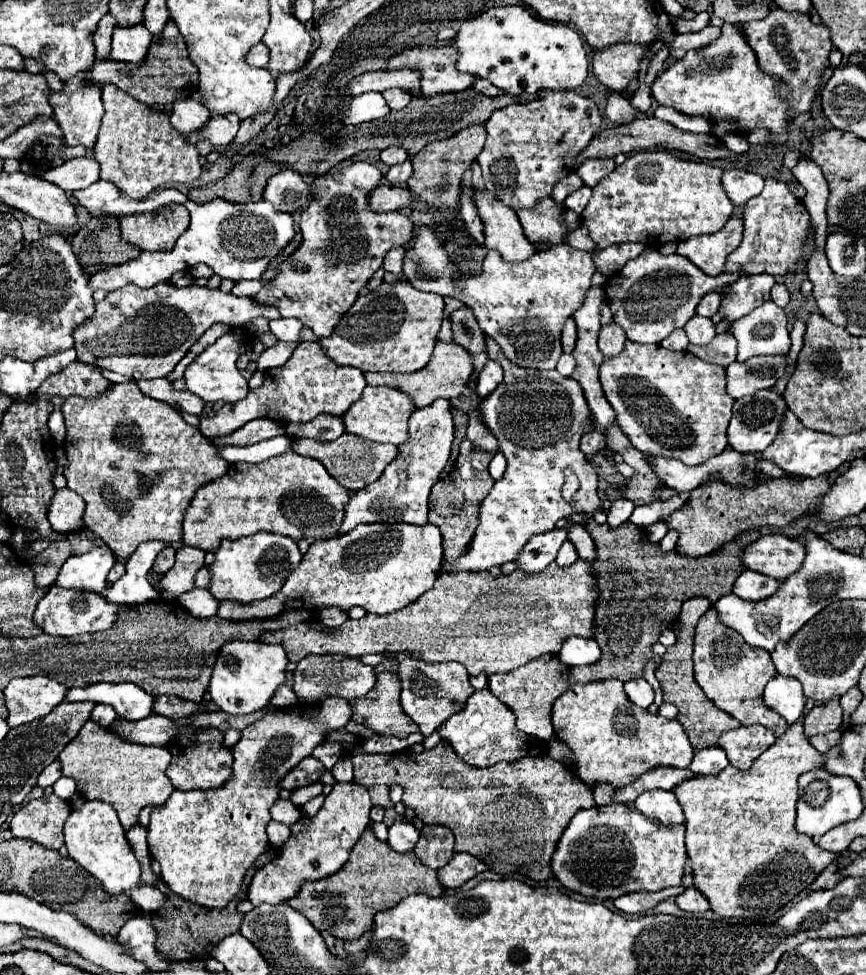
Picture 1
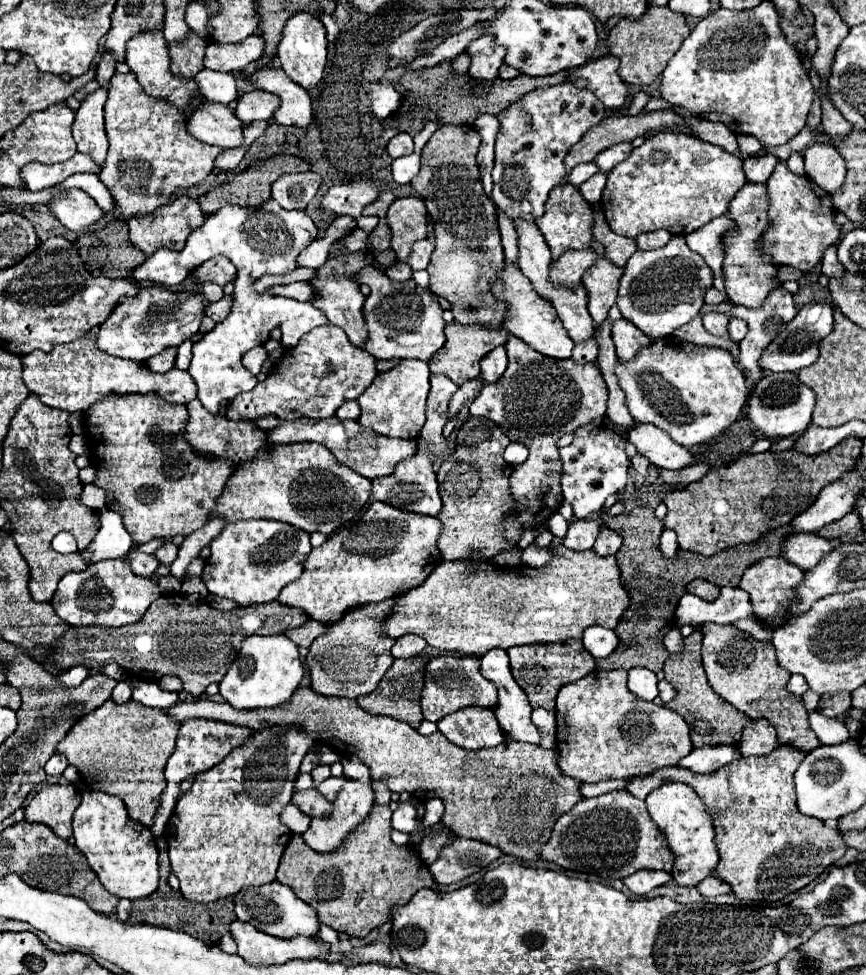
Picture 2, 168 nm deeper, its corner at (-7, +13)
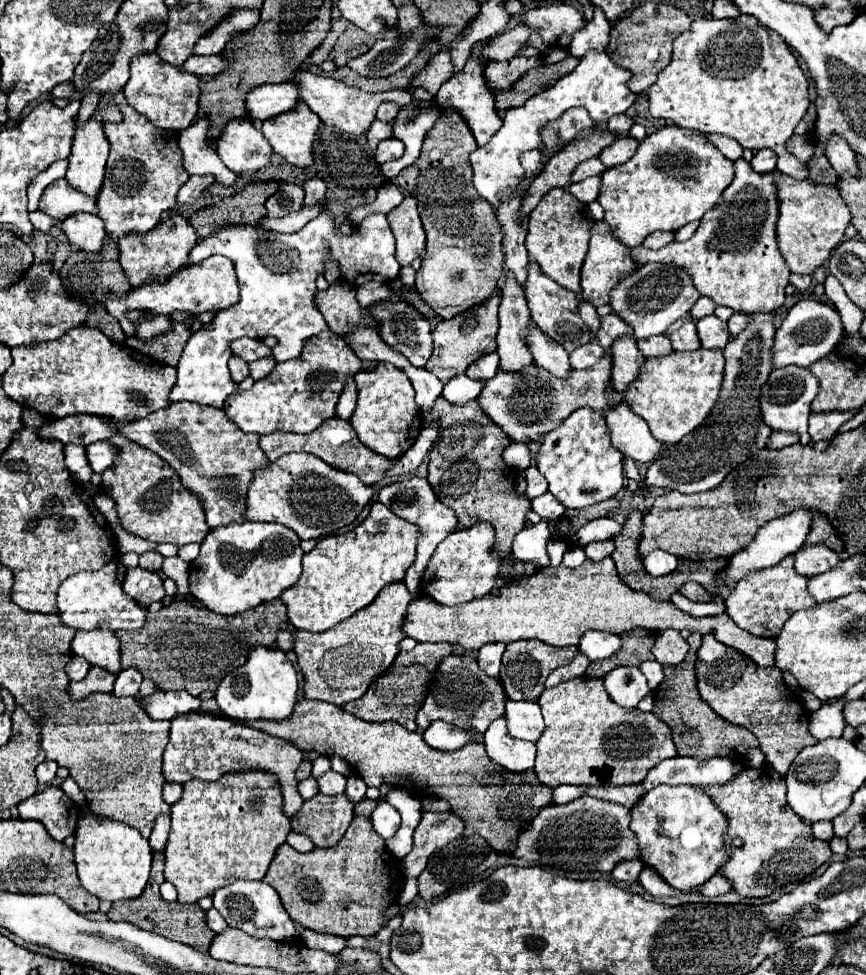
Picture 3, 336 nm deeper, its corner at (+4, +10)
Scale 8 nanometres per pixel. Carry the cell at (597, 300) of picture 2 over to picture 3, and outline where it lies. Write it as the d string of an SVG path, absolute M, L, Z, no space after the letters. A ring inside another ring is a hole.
M597 221L591 227L591 241L589 241L589 253L585 257L583 269L581 269L581 287L583 287L583 299L593 303L595 307L609 303L609 293L633 271L637 271L637 263L631 255L631 251L619 243L619 239L613 235L611 227L605 221Z

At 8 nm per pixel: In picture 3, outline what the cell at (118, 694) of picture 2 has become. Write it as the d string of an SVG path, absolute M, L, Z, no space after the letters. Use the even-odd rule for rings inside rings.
M127 667L117 675L113 693L119 695L119 697L125 697L125 695L135 697L139 687L141 687L141 681L143 681L143 675L139 673L139 669L137 667Z

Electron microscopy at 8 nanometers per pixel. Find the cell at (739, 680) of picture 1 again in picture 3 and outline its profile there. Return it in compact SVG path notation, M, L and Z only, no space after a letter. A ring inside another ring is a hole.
M713 635L703 637L703 645L697 653L697 687L701 699L725 721L741 725L755 733L761 751L765 753L767 765L771 765L779 775L785 775L793 759L807 745L815 745L817 739L809 733L809 711L801 699L785 699L787 687L783 683L781 671L777 667L759 669L747 655L717 643Z

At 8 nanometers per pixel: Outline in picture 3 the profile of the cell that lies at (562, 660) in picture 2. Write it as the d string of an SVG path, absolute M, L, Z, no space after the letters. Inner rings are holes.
M523 639L523 641L509 643L505 649L505 655L503 655L501 675L499 675L499 679L507 691L507 697L513 701L539 699L539 695L545 689L547 675L561 665L569 665L577 653L579 653L577 647L551 647L539 639Z

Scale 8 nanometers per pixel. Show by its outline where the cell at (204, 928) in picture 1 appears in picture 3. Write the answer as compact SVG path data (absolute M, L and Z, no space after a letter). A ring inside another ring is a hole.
M155 853L151 877L149 877L149 883L147 883L145 891L135 899L113 903L111 911L107 913L107 919L111 919L111 921L127 921L127 923L137 925L137 927L141 927L145 931L151 931L155 935L161 935L161 937L167 937L167 939L173 939L173 941L179 941L179 943L185 943L185 945L189 945L189 947L193 947L193 949L197 949L201 953L207 953L215 933L205 923L205 911L197 903L195 905L191 905L191 903L183 905L179 901L169 903L159 893L161 875L163 875L163 863L165 863L163 853Z

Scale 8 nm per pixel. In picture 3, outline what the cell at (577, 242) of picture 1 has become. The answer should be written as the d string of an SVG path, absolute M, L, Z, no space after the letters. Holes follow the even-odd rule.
M739 159L739 161L735 161L733 183L723 191L715 209L711 209L707 215L703 215L701 225L691 239L673 241L659 251L639 247L639 249L631 249L631 253L635 255L637 263L649 263L649 261L675 263L677 267L685 269L691 275L691 281L695 285L695 289L699 291L699 295L711 297L717 305L725 305L725 307L731 307L733 311L747 313L747 315L773 313L779 307L783 307L785 287L789 285L789 275L791 275L791 271L777 247L777 233L775 233L777 219L779 219L779 195L777 195L777 185L775 185L773 175L771 173L761 175L761 173L753 171L749 161Z

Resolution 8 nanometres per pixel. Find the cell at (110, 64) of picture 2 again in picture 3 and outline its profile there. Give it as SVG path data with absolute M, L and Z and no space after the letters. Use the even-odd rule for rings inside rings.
M85 95L81 99L81 109L77 113L77 123L85 123L87 119L91 119L93 111L97 109L97 105L99 105L99 97L97 95Z

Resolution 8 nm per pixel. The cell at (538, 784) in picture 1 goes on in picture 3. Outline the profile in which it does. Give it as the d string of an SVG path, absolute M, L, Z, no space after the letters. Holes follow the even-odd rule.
M303 699L295 705L291 719L285 719L285 723L259 721L249 723L249 727L281 737L303 751L317 751L325 757L341 755L369 787L389 783L417 797L425 787L431 787L433 793L451 803L451 811L465 821L465 837L481 835L499 853L509 853L519 831L527 829L539 809L551 803L553 789L543 787L535 771L523 775L503 771L503 767L491 763L483 743L467 743L457 751L437 751L427 747L419 733L407 731L399 723L367 723L333 703Z

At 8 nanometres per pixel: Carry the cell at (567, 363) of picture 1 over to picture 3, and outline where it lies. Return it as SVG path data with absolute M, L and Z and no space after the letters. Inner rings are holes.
M591 341L583 347L577 347L569 355L569 359L571 359L573 369L591 369L603 355L605 355L605 349L597 341Z

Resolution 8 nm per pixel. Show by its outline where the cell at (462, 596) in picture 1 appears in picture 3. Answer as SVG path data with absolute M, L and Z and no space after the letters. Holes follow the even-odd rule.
M611 557L599 563L587 559L577 569L569 569L565 565L559 565L557 569L543 567L523 583L501 587L499 597L485 595L483 599L475 599L475 603L463 603L459 607L439 607L439 603L431 603L431 599L423 599L421 595L411 603L403 631L407 637L413 637L417 641L445 641L457 643L465 649L481 649L485 643L511 643L517 639L539 639L553 647L565 647L579 645L581 635L591 629L621 635L637 627L655 631L671 627L677 631L687 629L701 635L713 633L719 643L745 653L759 667L775 665L775 639L759 639L755 635L747 635L747 631L731 623L731 617L727 613L691 617L679 611L671 601L657 601L643 591L633 591L619 579Z

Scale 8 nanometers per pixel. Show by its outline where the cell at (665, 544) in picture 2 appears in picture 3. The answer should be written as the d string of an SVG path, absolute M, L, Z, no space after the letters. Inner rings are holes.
M655 549L651 555L647 555L647 561L643 561L645 565L645 571L653 577L661 577L661 575L667 575L671 571L675 571L677 567L677 557L667 553L667 551L659 551Z

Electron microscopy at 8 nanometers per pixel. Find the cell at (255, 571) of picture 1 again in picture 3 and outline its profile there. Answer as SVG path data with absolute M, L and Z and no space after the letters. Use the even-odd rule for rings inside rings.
M229 523L217 529L211 529L209 535L201 543L199 557L189 565L189 593L201 601L207 609L221 615L237 615L247 609L257 607L259 603L277 599L287 587L291 587L301 575L301 557L303 551L299 547L301 539L295 531L277 523Z

